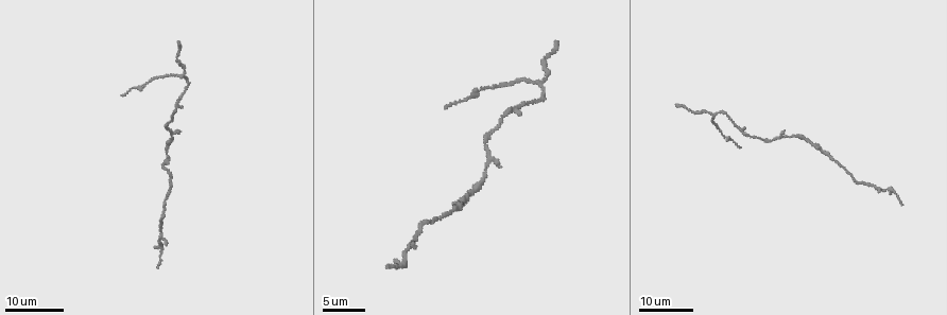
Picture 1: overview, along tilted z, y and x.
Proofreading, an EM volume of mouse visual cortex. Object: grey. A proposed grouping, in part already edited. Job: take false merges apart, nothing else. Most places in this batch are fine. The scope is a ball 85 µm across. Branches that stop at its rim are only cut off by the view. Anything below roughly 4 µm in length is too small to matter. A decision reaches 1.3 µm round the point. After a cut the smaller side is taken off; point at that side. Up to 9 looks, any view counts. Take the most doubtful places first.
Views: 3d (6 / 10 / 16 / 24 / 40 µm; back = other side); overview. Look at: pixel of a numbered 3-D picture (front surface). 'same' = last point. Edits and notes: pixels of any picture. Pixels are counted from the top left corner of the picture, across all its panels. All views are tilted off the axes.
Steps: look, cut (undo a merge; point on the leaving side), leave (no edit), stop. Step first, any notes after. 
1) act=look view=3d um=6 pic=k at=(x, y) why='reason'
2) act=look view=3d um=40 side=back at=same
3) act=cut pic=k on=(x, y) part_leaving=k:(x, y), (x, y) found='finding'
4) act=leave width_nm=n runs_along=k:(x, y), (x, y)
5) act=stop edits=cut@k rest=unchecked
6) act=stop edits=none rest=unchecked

act=look view=3d um=16 pic=1 at=(542, 83) why='three-way junction'

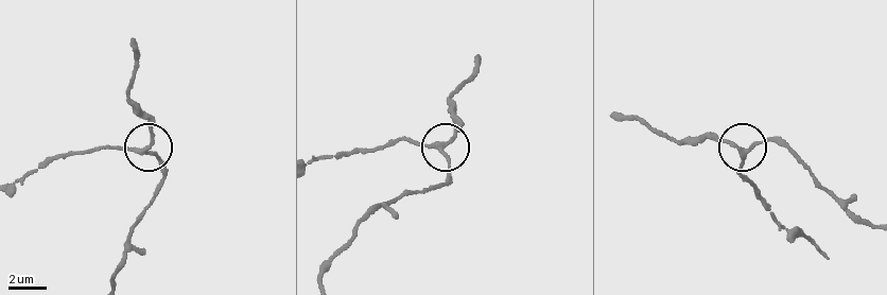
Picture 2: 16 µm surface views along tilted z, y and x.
act=look view=3d um=10 pic=2 at=(739, 149)

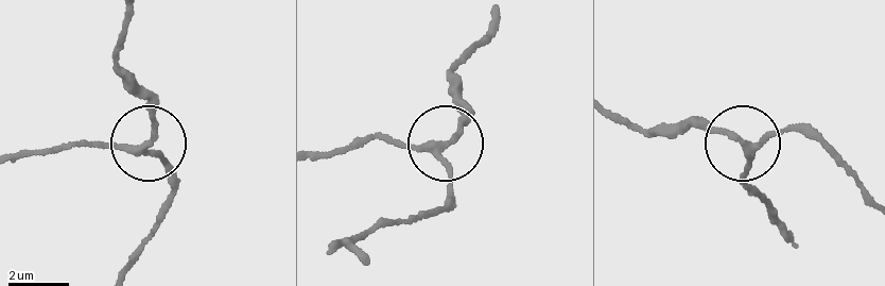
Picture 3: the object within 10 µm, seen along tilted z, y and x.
act=leave width_nm=200 runs_along=3:(873, 197), (793, 131), (751, 145), (683, 123) found='continuous, no second neuron'

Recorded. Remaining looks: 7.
act=look view=3d um=16 pic=1 at=(485, 163) why='small branch off a trunk'

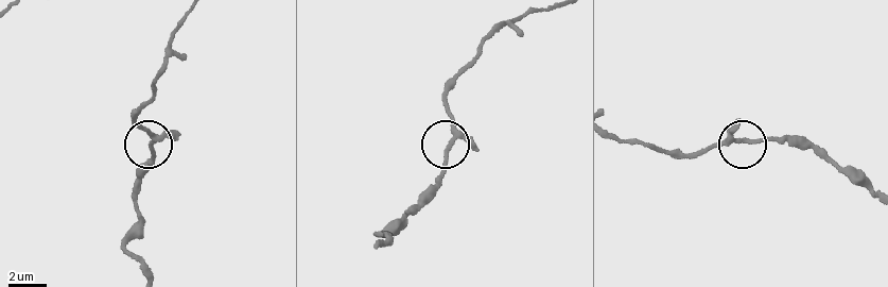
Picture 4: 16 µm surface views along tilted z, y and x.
act=look view=3d um=6 pic=4 at=(746, 140)

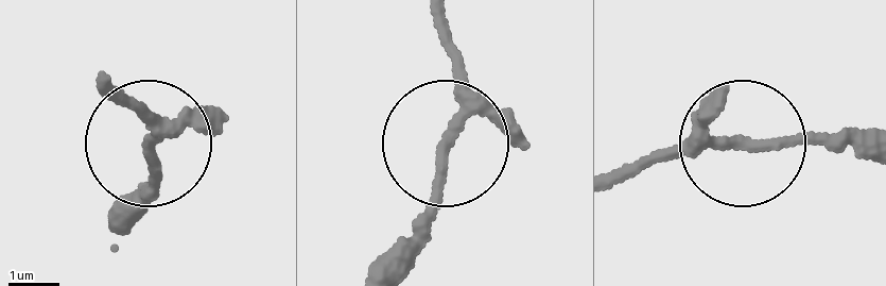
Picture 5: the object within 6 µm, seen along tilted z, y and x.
act=leave arms=3 runs_along=5:(737, 145), (867, 148) found='all the same neuron'

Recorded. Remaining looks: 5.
act=look view=3d um=24 pic=1 at=(518, 108) why='calibre changes'

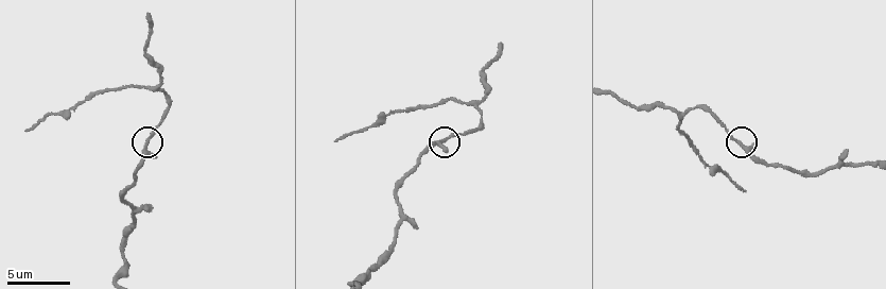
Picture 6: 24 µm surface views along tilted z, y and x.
act=look view=3d um=6 pic=6 at=(145, 142) why='closer look'

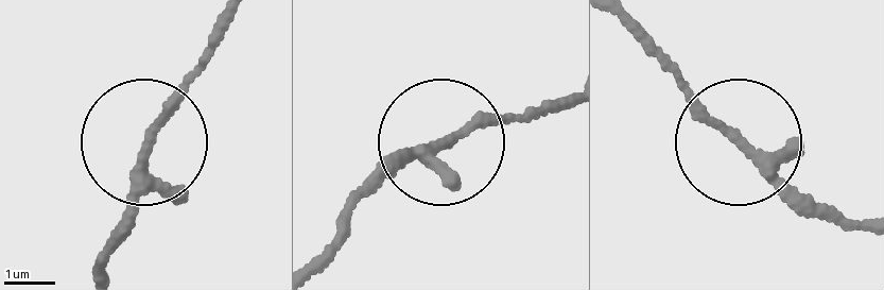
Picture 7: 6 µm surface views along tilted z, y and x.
act=look view=3d um=6 side=back pic=7 at=(150, 139) why='other side'

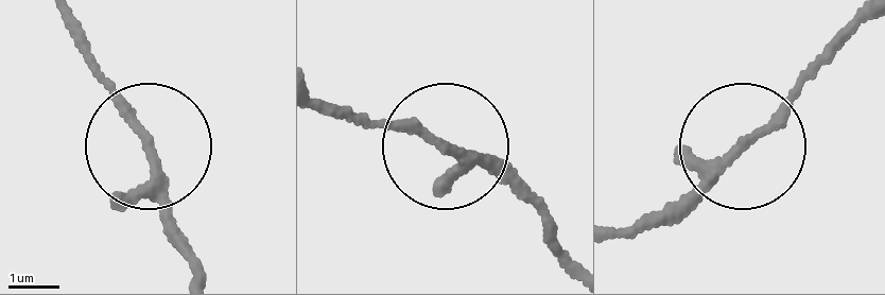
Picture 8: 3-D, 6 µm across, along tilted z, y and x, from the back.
act=leave width_nm=180 runs_along=8:(614, 233), (676, 207), (844, 44) found='one neuron here'

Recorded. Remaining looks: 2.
act=look view=3d um=16 pic=1 at=(159, 231) why='side arm on a straight run'

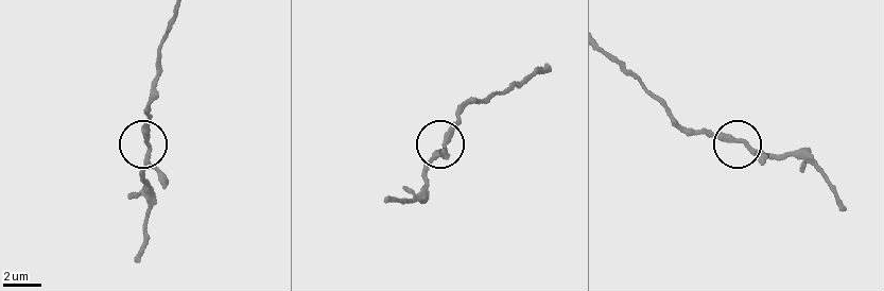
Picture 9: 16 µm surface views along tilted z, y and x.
act=look view=3d um=6 pic=9 at=(745, 144) why='closer look'

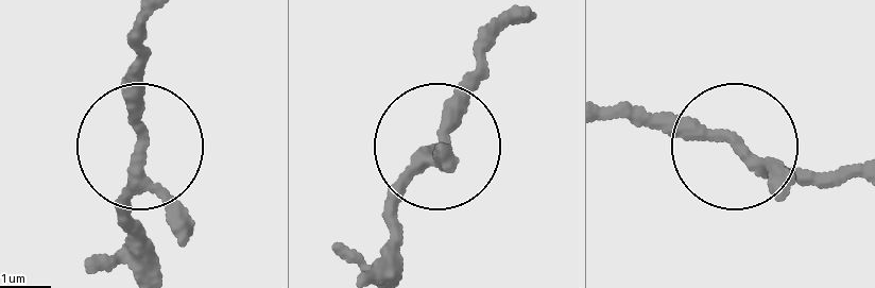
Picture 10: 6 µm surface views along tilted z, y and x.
act=leave arms=3 runs_along=10:(613, 111), (837, 184) found='one neuron here'

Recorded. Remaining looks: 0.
act=stop edits=none rest=unchecked

